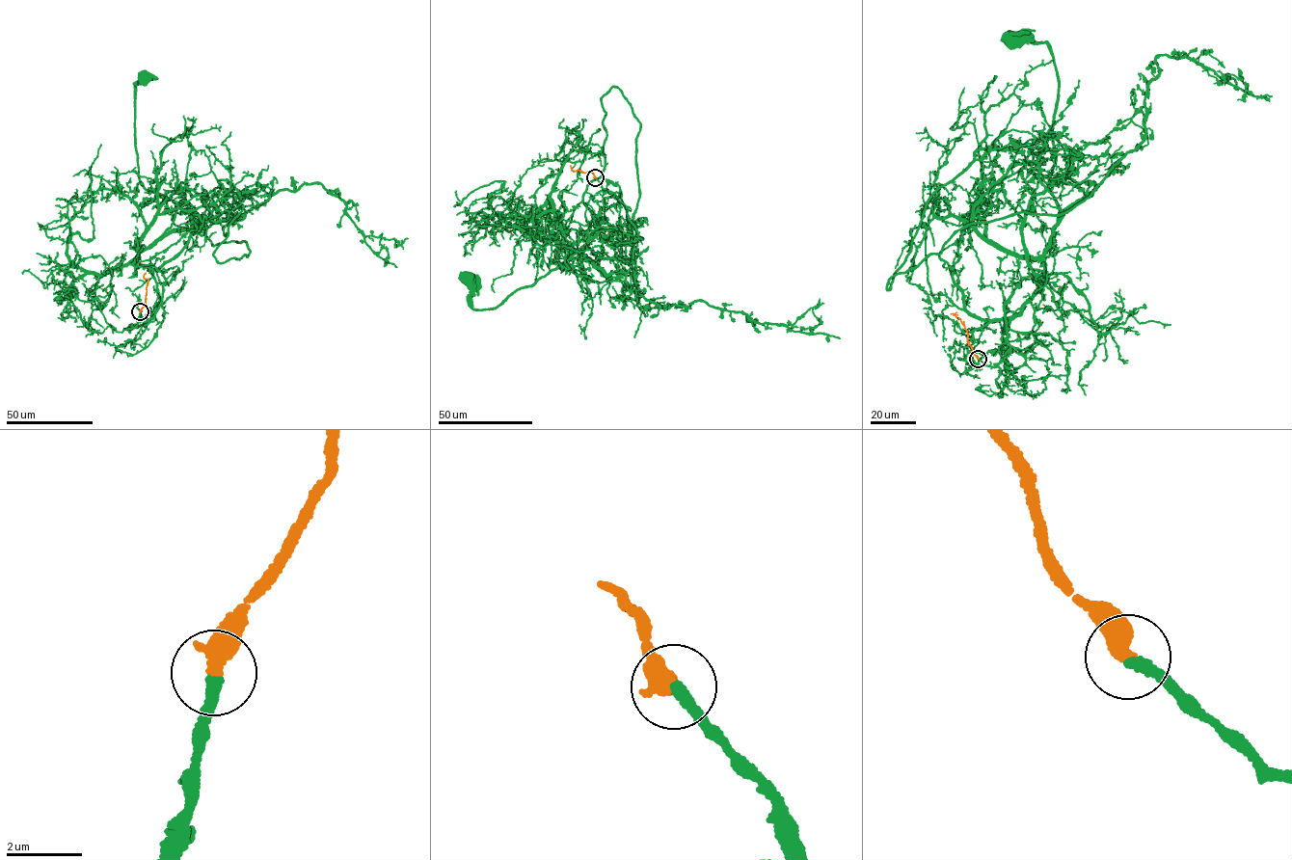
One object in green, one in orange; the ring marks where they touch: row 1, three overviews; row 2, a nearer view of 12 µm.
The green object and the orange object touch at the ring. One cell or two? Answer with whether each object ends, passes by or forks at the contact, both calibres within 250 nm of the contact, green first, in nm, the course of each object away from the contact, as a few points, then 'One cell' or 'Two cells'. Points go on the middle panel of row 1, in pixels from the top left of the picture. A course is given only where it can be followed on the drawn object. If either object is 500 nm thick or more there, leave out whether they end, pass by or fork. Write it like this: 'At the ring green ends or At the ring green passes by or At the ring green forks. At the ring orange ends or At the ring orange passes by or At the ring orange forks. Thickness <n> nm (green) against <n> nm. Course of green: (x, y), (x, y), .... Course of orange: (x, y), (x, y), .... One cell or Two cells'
Thickness 320 nm (green) against 500 nm. Course of green: (595, 177), (616, 198), (603, 200), (575, 252), (586, 261), (568, 259), (491, 309), (471, 308), (469, 278). Course of orange: (595, 177), (589, 172), (574, 171), (570, 165). One cell

